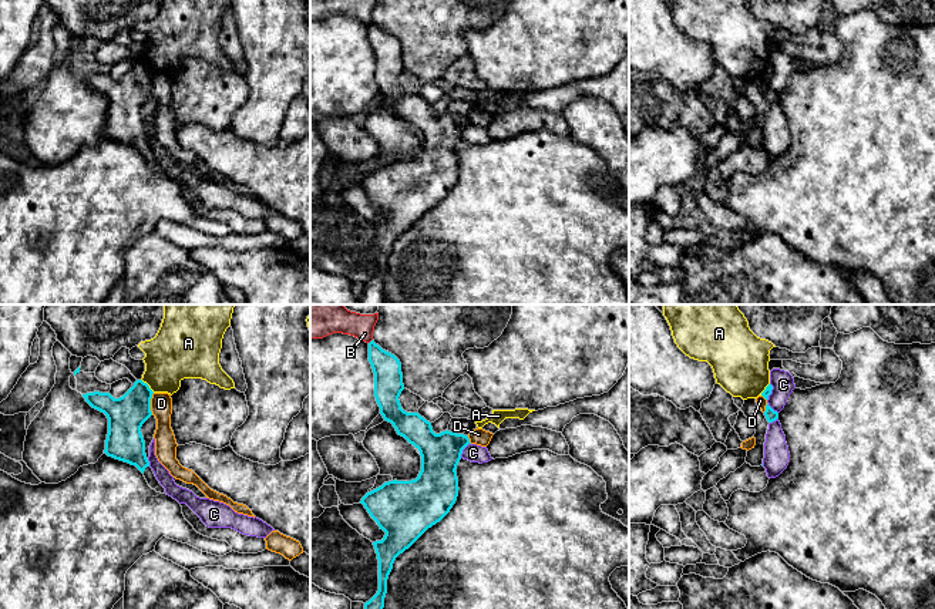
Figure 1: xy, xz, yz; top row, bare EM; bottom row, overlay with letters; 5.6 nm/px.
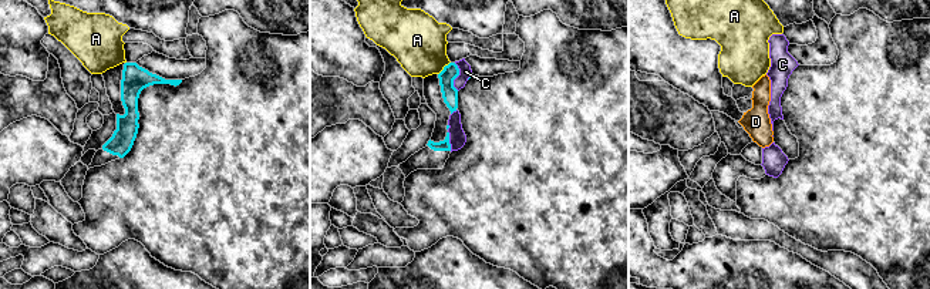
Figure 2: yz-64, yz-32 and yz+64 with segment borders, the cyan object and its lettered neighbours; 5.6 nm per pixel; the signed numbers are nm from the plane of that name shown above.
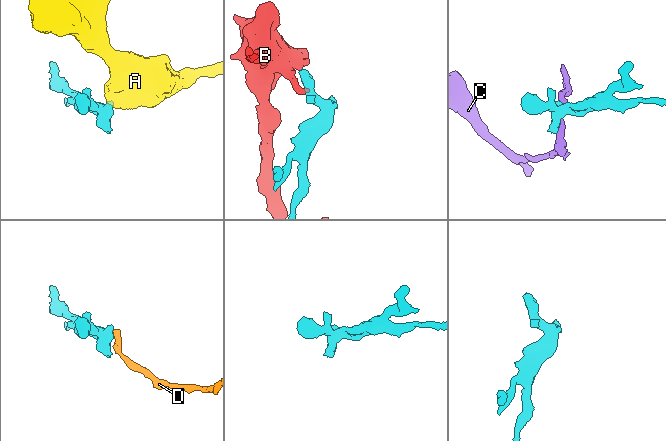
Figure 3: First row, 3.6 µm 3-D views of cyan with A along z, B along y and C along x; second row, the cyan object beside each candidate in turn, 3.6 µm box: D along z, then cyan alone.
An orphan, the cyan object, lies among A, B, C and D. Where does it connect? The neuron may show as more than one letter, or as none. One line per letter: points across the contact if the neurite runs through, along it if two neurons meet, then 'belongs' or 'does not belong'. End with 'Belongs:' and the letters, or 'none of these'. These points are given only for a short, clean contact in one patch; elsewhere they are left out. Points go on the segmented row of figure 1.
A: border xy (141, 379), (154, 392); does not belong
B: border xz (372, 339), (369, 343); does not belong
C: border xz (470, 443), (460, 457); does not belong
D: border xy (154, 393), (151, 414); does not belong
Belongs: none of these

